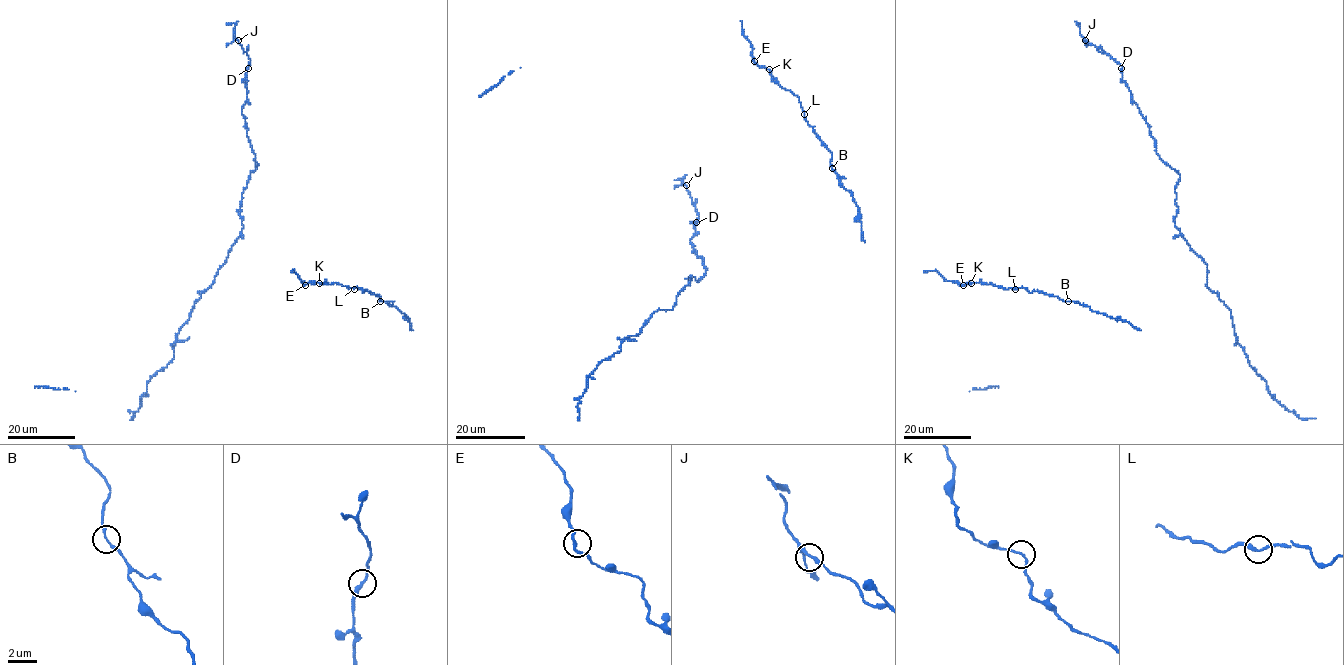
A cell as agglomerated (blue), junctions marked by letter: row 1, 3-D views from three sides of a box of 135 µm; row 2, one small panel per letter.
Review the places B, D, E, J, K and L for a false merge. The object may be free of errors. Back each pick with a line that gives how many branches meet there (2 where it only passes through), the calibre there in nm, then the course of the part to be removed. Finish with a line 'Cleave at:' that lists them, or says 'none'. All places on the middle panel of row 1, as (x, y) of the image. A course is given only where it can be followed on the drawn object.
Cleave at: none

